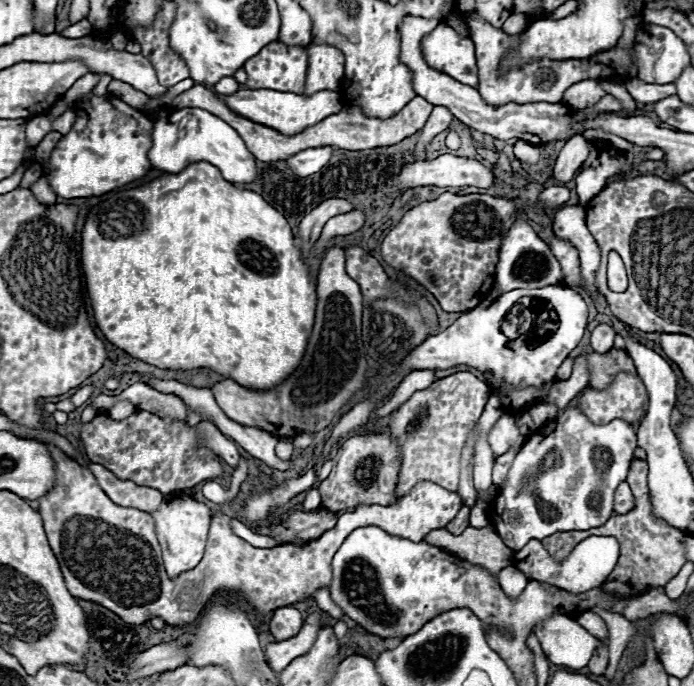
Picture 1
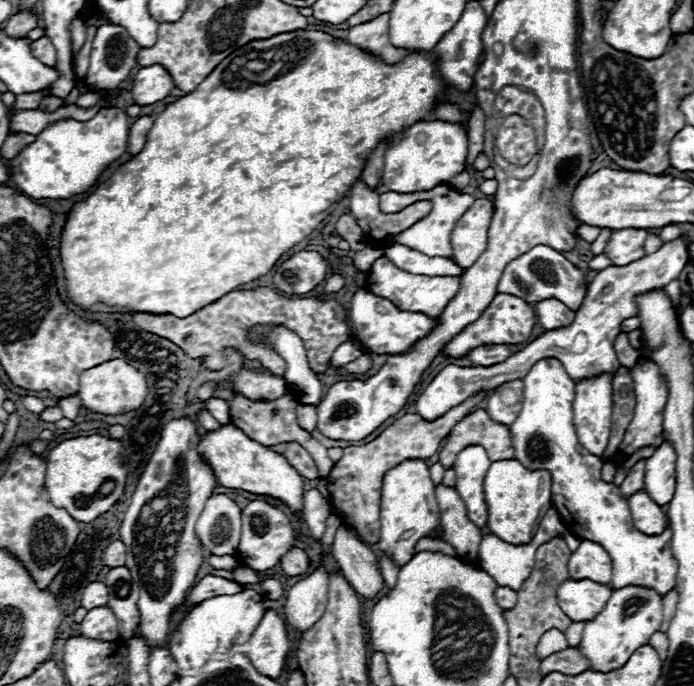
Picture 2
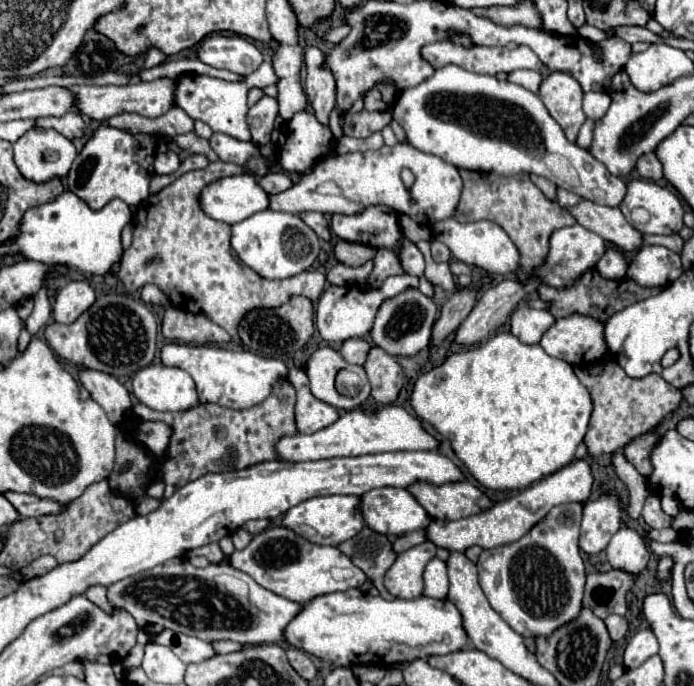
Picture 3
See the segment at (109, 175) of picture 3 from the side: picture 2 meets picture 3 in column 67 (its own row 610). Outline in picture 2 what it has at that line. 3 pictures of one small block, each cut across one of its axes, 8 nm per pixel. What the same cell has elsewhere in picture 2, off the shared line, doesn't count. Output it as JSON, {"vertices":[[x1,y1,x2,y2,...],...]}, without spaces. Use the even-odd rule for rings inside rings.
{"vertices":[[204,576,186,596,184,604,178,606,176,610,178,612,184,612,184,610,190,610,192,606,200,604,202,600,208,600,212,596,220,596,220,594,236,594,242,590,242,584,238,582,230,582,222,576]]}

